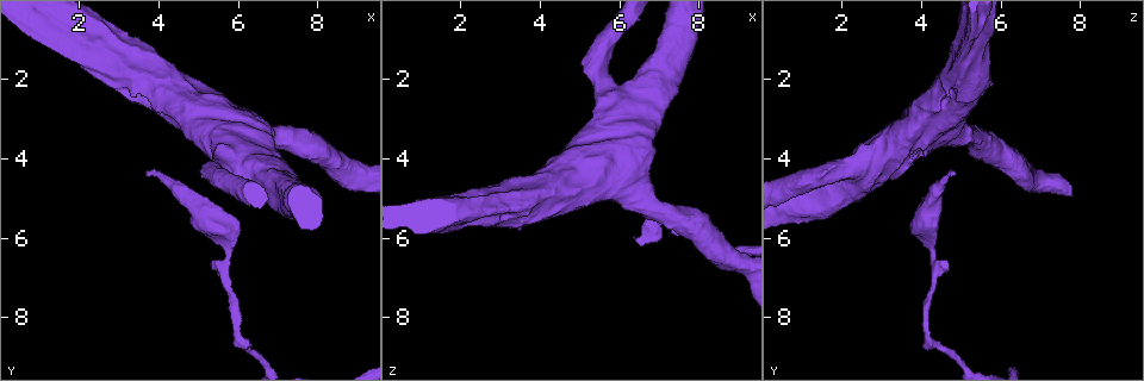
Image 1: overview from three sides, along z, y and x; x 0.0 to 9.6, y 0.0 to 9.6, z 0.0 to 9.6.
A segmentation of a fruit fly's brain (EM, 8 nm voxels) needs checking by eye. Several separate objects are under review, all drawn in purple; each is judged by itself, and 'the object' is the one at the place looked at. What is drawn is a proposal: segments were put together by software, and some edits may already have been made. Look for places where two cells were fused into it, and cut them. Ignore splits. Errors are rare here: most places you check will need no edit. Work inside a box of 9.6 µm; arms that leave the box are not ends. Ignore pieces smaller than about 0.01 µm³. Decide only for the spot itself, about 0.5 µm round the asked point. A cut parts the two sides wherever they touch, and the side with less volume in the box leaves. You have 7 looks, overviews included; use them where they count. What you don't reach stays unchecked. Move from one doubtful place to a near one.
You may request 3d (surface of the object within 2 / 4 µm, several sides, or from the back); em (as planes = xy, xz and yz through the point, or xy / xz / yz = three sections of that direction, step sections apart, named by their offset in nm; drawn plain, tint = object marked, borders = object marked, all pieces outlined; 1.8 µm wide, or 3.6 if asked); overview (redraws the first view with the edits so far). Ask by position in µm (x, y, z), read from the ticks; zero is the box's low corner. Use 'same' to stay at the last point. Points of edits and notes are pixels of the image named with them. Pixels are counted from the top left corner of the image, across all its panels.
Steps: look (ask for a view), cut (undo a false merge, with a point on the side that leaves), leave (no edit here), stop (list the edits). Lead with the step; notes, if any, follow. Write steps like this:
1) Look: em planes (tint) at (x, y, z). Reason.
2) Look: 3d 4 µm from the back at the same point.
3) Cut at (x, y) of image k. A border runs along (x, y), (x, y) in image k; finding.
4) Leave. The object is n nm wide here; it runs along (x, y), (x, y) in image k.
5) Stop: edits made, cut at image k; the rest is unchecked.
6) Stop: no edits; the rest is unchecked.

Look: em 3.6 µm yz step 16 (tint) at (0.85, 0.55, 5.40). Abrupt turn.

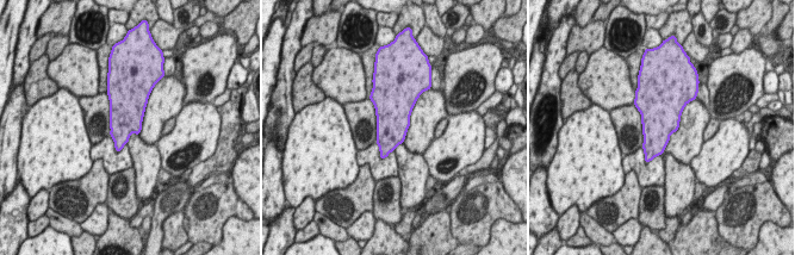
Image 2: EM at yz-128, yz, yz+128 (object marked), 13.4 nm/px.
Look: em 3.6 µm planes (tint) at the same point. Another direction.

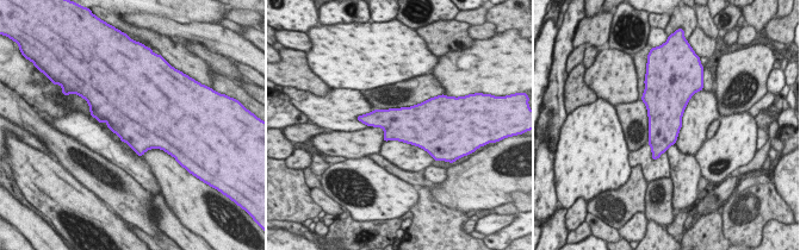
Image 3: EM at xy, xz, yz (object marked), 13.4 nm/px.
Leave. Continuous, no second cell.

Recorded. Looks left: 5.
Look: em 3.6 µm planes (borders) at (5.20, 3.55, 3.20). Calibre changes.

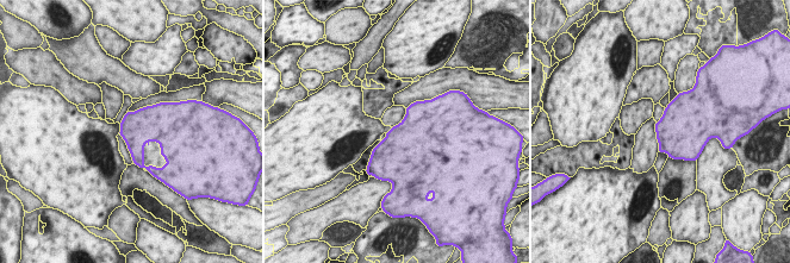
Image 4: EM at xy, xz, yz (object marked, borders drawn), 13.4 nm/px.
Leave. The object is 480 nm wide here; one cell here.

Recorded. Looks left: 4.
Look: em 3.6 µm planes (tint) at (4.55, 4.75, 4.35). Thick turns thin.

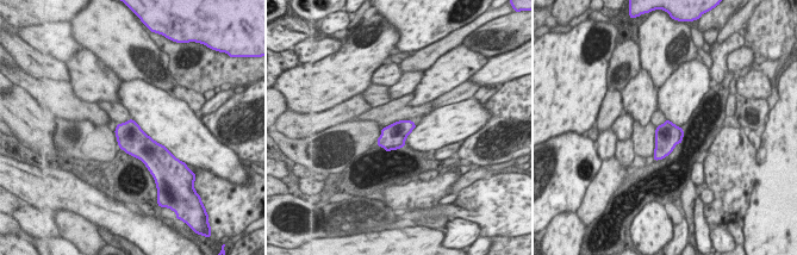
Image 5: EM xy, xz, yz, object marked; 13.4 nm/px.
Leave. All the same cell.

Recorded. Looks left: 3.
Stop: no edits; the rest is unchecked.

